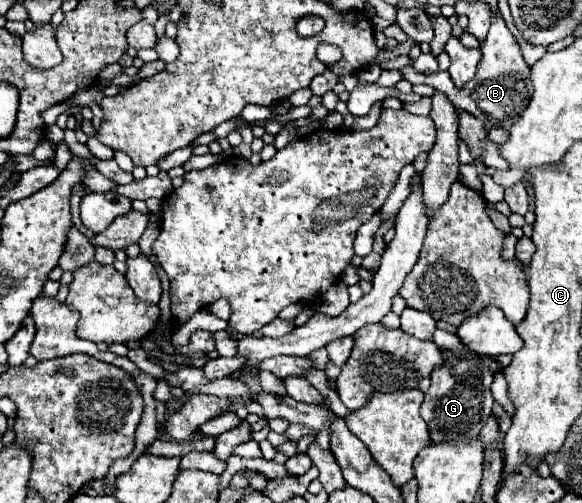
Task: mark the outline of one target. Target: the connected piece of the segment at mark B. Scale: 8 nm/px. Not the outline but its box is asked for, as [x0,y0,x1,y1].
[402,17,532,129]

